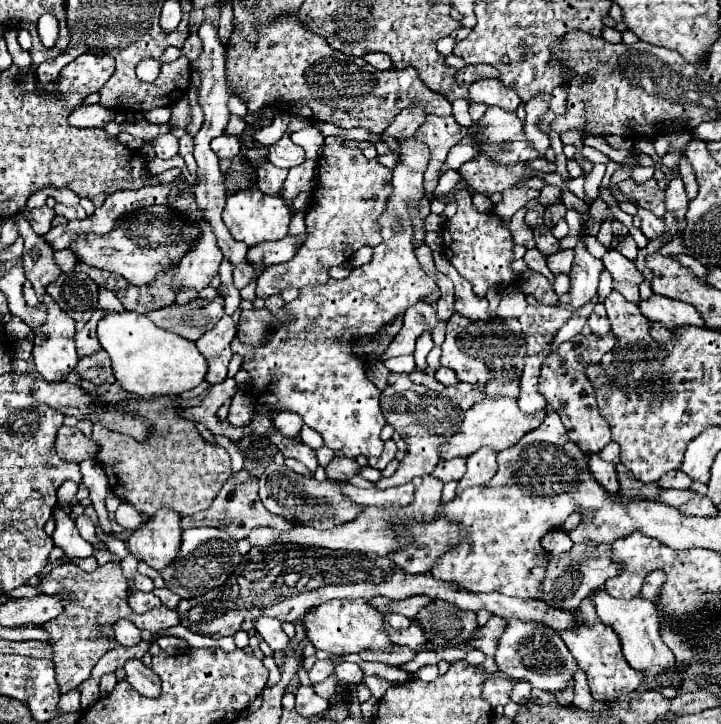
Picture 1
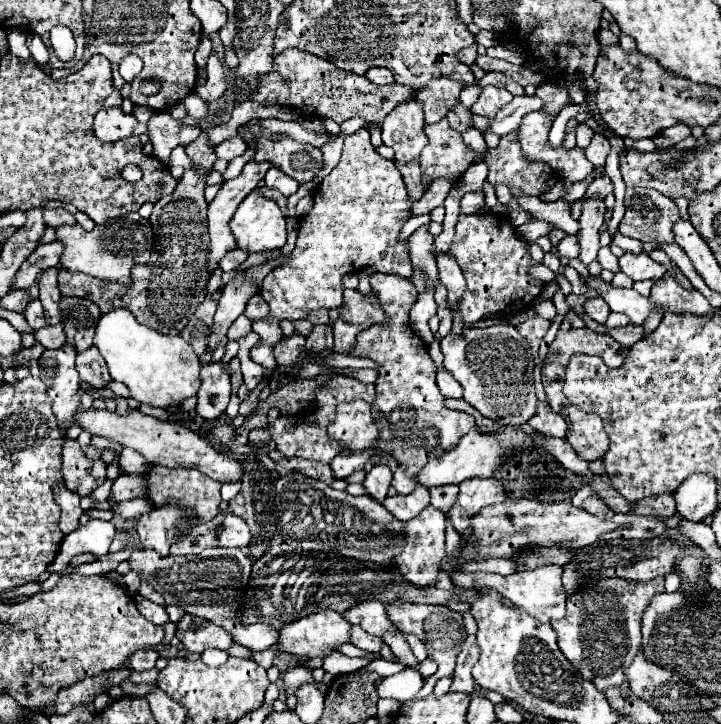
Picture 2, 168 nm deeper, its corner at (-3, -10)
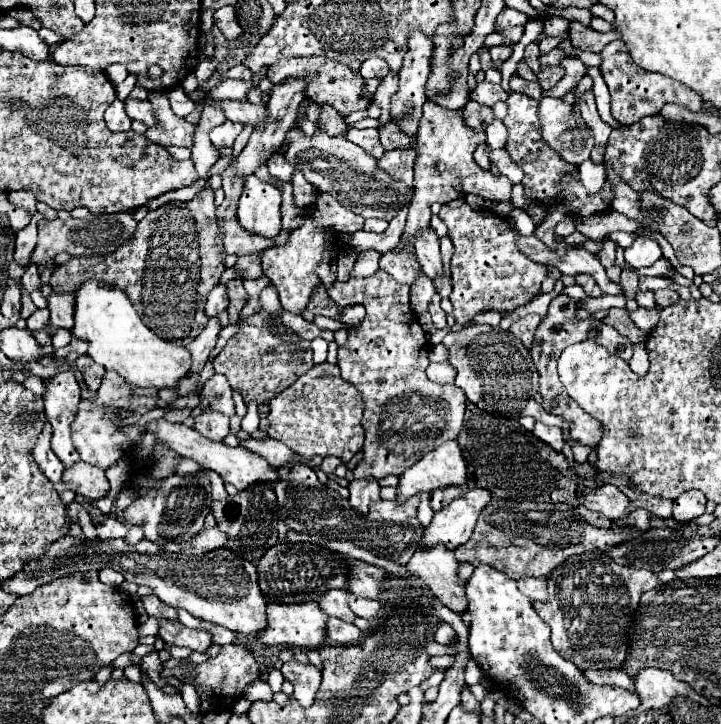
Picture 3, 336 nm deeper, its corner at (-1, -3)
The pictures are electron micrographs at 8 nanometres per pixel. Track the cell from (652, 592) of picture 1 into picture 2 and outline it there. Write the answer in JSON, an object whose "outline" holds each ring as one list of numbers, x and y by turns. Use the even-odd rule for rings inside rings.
{"outline":[[600,578,566,600,566,616,550,622,558,634,558,648,598,690,612,686,628,688,624,670,640,650,642,614,654,594,664,592,664,578,650,582,628,582,622,578]]}

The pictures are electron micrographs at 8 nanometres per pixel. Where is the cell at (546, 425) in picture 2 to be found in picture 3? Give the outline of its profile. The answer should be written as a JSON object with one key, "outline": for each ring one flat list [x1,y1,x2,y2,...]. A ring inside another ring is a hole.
{"outline":[[536,421,534,435,542,439,544,443,548,443,550,447,554,447,556,451,562,451,562,429,560,427,546,427,544,423]]}

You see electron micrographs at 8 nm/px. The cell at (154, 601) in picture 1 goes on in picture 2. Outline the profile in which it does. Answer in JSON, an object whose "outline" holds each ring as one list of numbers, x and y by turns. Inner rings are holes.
{"outline":[[138,600,138,610,140,610,140,614,142,614,146,620,150,620,150,622,154,622,154,624,158,624,158,626,164,626,164,624,170,622,168,612,166,612,166,606,154,604,154,602,150,602,150,600]]}

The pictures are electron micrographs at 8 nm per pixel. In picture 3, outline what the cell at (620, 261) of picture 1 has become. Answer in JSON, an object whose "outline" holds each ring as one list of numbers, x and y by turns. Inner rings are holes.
{"outline":[[638,237,632,247,624,249,624,259,632,267,650,267,662,257,662,249,648,237]]}

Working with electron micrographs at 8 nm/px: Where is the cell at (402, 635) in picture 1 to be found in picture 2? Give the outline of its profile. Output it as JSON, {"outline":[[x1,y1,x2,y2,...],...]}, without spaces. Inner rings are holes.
{"outline":[[352,626,352,640,350,640,356,648,364,650,364,652,380,652,382,648,382,638,370,636,368,632,364,632,360,626]]}

